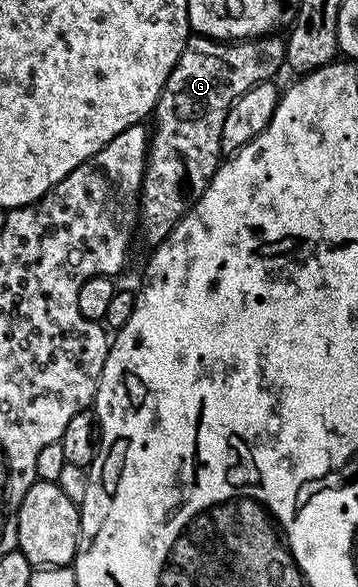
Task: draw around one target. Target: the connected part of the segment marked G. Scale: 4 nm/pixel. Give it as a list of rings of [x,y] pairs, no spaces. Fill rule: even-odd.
[[[192,34],[177,57],[177,65],[169,73],[159,94],[153,112],[155,128],[149,131],[147,168],[139,194],[138,234],[150,245],[158,245],[169,237],[169,233],[183,220],[185,213],[199,200],[209,181],[217,173],[225,152],[221,145],[221,129],[225,129],[225,117],[229,109],[247,92],[259,83],[270,83],[287,62],[287,45],[278,34],[260,35],[254,39],[224,41],[209,39],[205,35]]]

